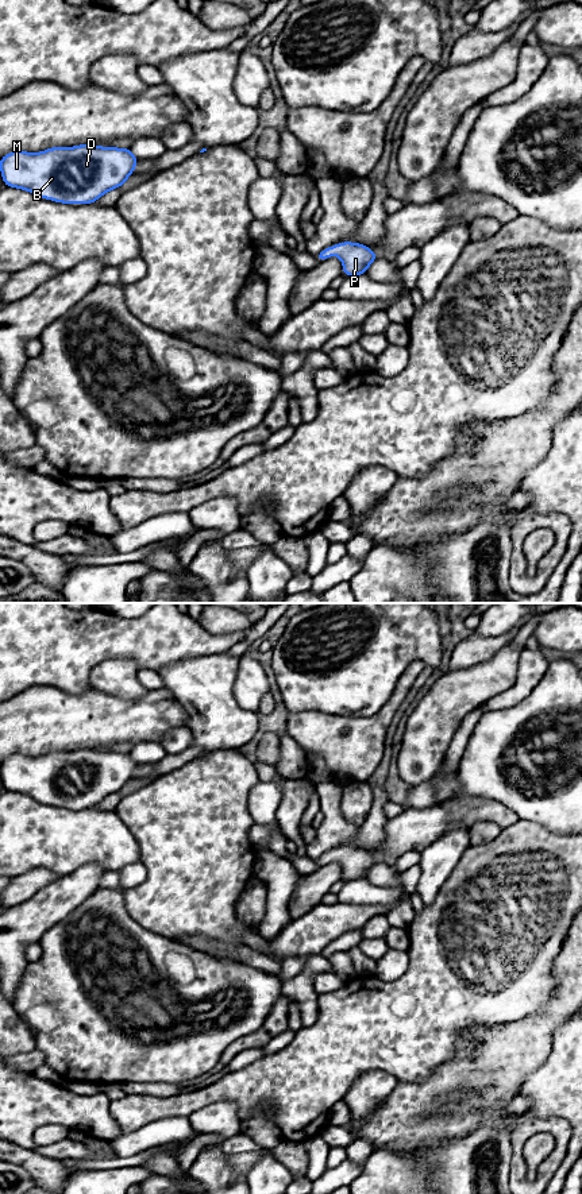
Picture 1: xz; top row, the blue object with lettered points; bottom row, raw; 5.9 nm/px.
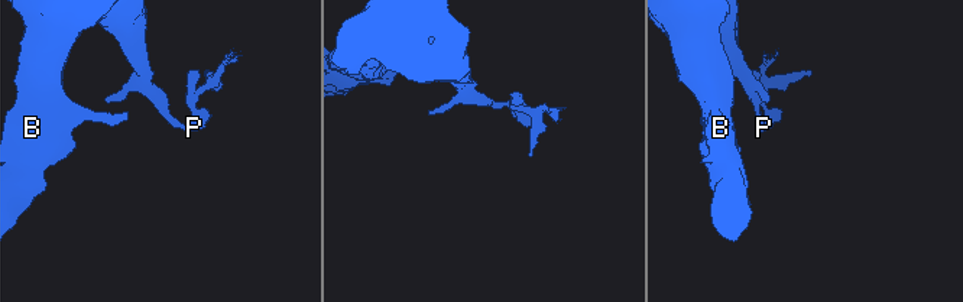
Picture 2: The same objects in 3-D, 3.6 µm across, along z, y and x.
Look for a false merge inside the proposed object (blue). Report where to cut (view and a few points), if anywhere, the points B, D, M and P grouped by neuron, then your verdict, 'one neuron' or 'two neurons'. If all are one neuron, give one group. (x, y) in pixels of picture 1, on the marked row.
cut none; groups B D M P; one neuron

